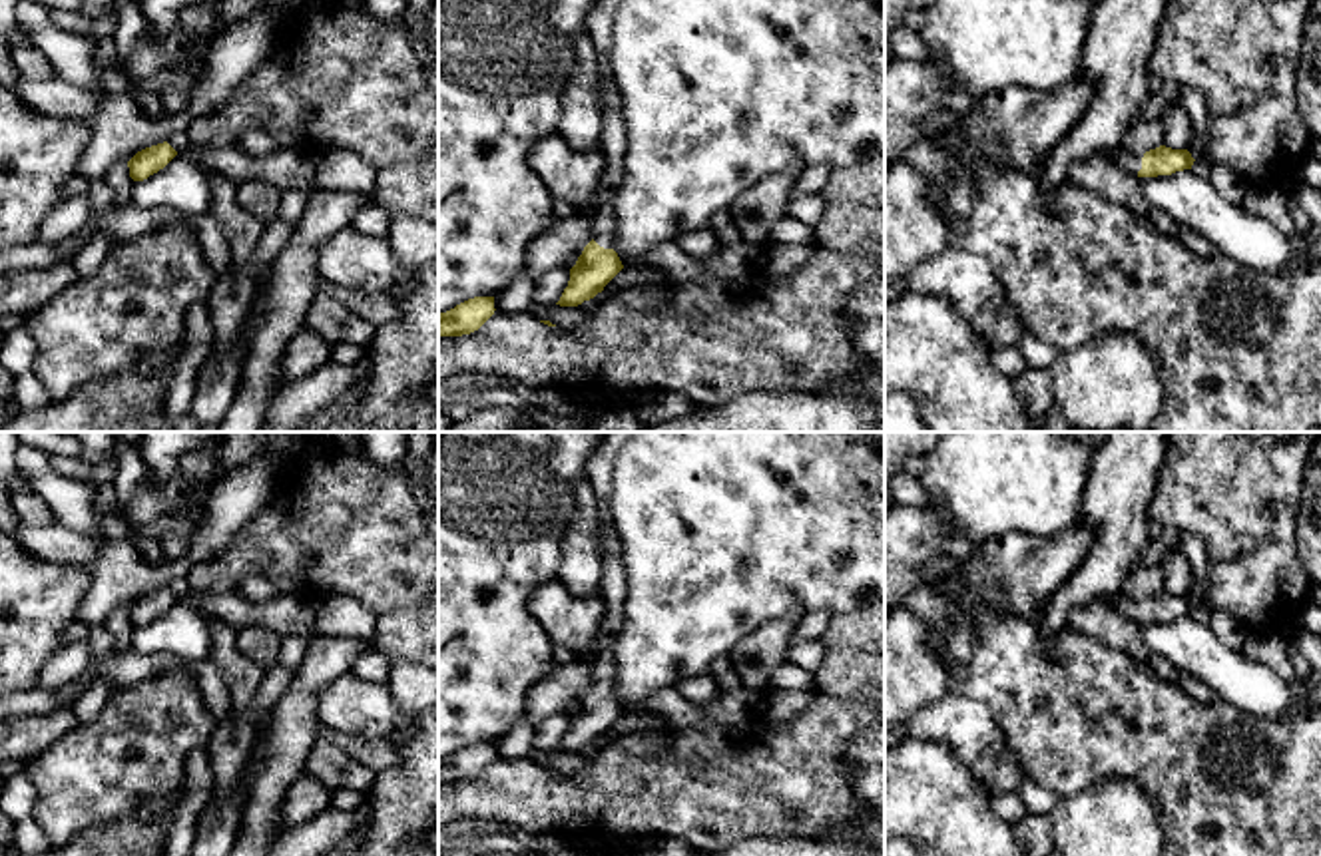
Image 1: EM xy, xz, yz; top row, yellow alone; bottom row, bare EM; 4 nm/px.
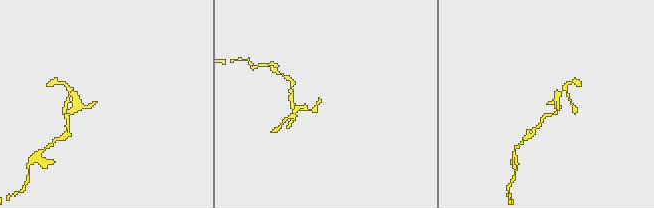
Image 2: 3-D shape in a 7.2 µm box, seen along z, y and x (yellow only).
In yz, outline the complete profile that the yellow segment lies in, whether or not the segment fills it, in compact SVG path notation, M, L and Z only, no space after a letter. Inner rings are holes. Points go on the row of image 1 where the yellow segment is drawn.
M1120 145L1104 155L1138 177L1172 175L1176 171L1191 169L1195 161L1188 149L1172 149L1166 145L1146 153L1130 153Z

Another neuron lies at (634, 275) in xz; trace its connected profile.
M630 265L624 267L606 287L604 287L604 299L616 297L618 293L624 293L628 289L636 289L648 283L654 283L658 279L658 269L650 265Z

